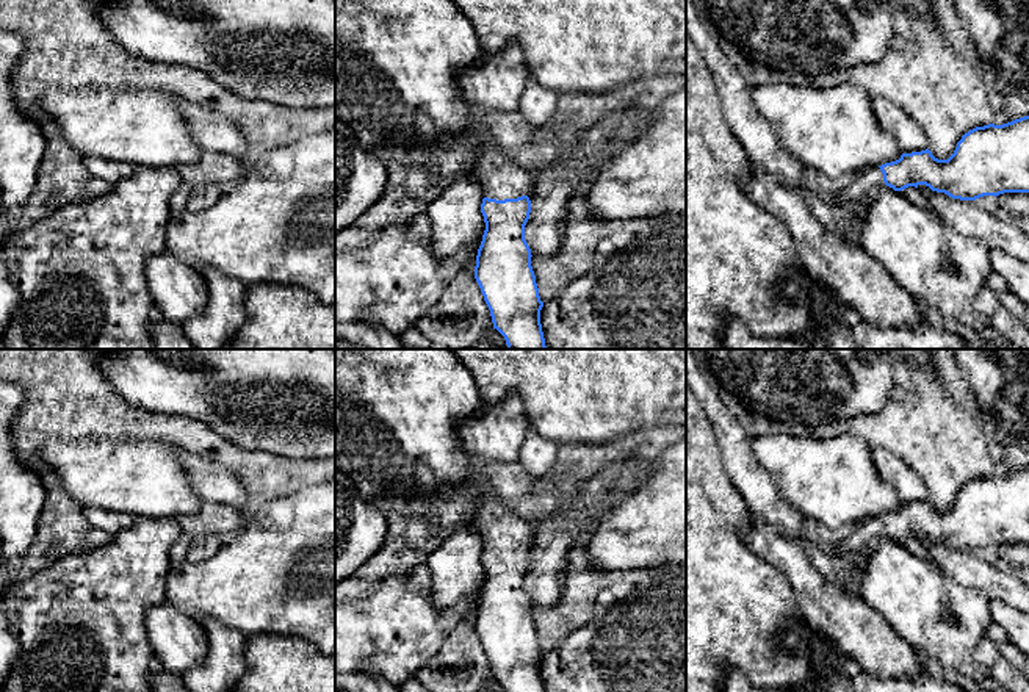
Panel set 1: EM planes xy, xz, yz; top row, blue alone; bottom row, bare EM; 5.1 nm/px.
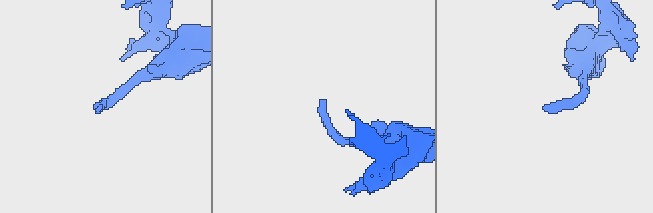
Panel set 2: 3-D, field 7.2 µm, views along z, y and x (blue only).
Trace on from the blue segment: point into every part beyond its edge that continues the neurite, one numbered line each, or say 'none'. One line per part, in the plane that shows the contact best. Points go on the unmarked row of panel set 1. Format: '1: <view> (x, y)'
1: xz (500, 526)

